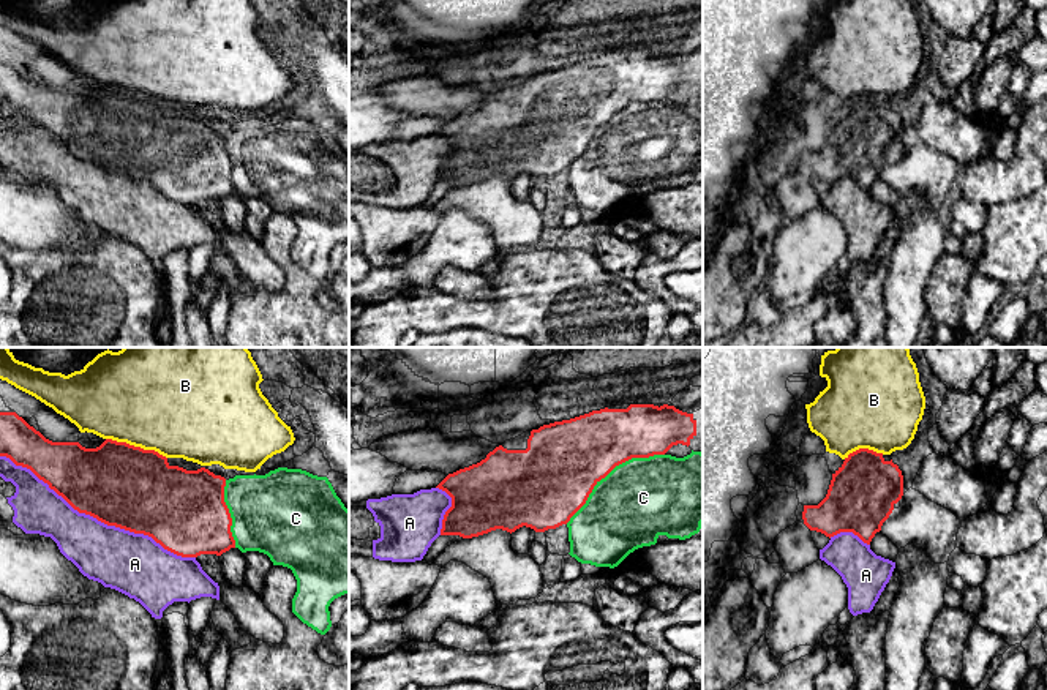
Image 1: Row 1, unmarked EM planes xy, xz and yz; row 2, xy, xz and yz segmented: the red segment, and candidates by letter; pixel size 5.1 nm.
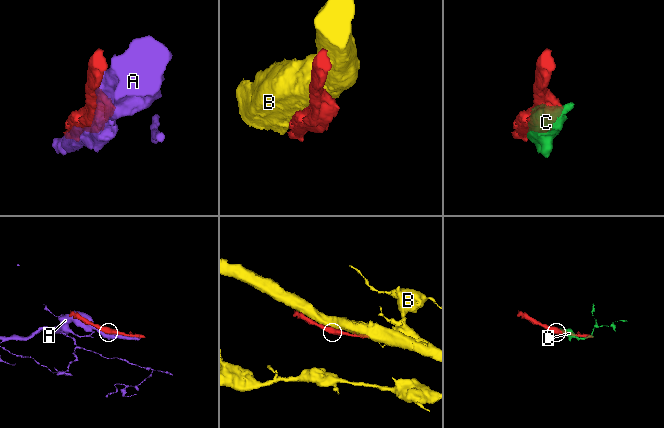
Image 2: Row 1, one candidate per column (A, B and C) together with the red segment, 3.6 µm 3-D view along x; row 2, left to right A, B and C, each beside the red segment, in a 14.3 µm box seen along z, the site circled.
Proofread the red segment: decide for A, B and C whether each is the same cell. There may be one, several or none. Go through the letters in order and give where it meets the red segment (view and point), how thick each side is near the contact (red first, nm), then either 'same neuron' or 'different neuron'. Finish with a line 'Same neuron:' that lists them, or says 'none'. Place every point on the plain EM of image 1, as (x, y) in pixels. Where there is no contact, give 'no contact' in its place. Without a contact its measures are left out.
A: contact xy (98, 166); calibres 420 and 300 nm; different neuron
B: contact xy (136, 93); calibres 420 and 480 nm; different neuron
C: contact xz (610, 117); calibres 400 and 420 nm; different neuron
Same neuron: none

